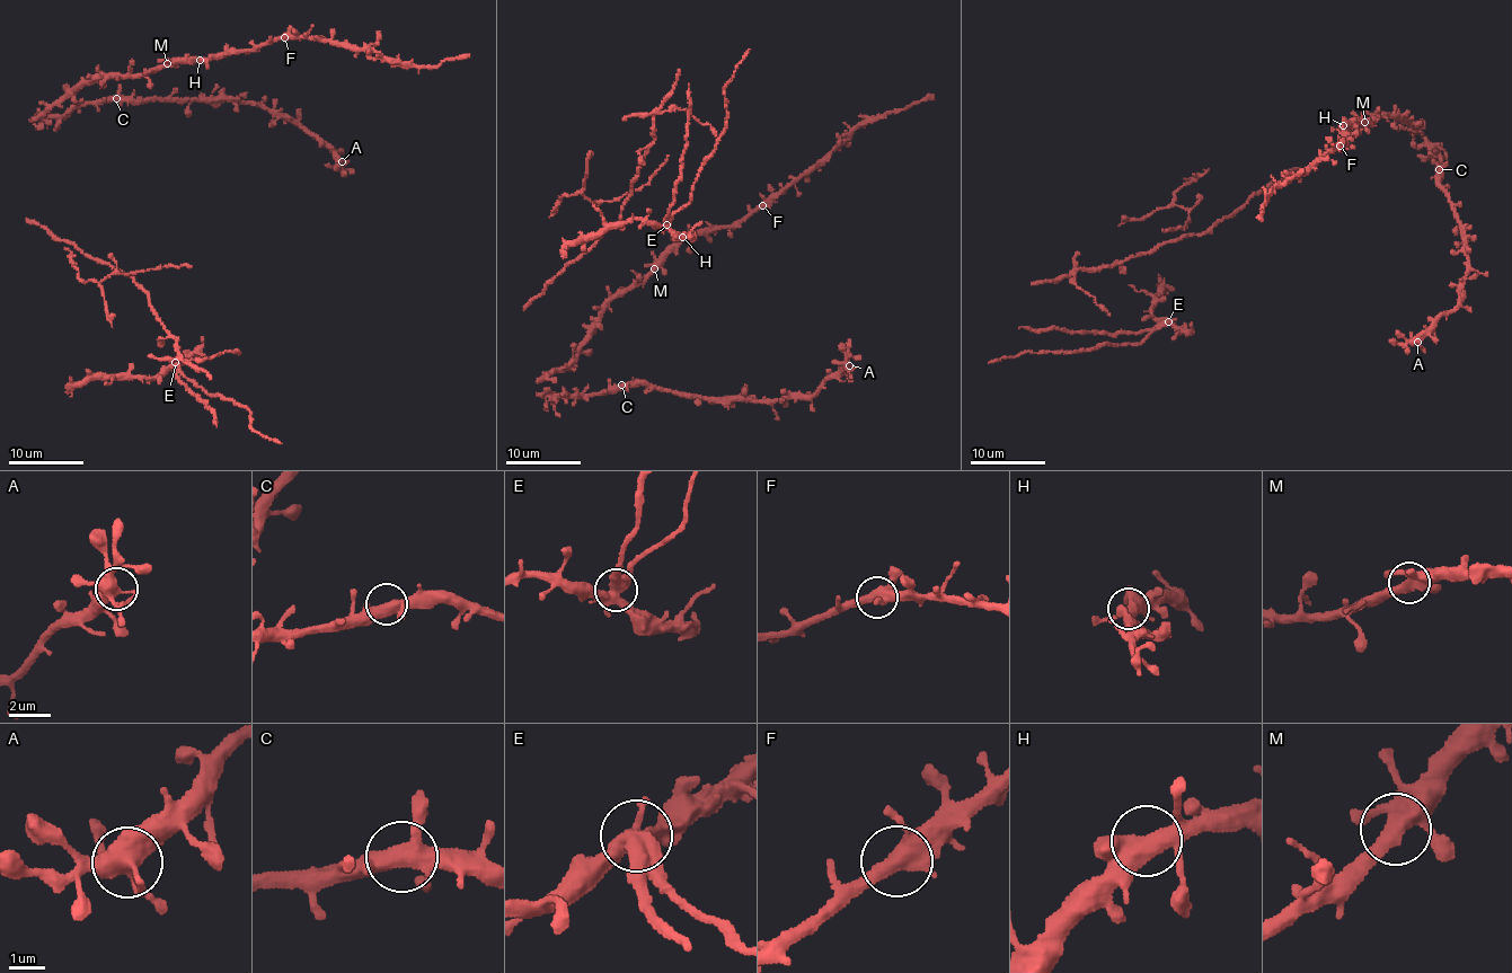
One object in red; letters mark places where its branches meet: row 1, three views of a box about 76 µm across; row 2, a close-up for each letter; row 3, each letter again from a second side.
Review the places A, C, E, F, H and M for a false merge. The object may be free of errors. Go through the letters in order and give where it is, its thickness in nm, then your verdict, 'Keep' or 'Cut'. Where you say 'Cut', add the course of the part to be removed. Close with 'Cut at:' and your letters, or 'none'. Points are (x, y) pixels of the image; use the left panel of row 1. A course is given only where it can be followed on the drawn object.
A: Place: (342, 161). Thickness 460 nm. Keep
C: Place: (116, 98). Thickness 400 nm. Keep
E: Place: (175, 362). Thickness 440 nm. Cut
F: Place: (284, 37). Thickness 400 nm. Keep
H: Place: (200, 60). Thickness 400 nm. Keep
M: Place: (167, 63). Thickness 440 nm. Keep
Cut at: E

